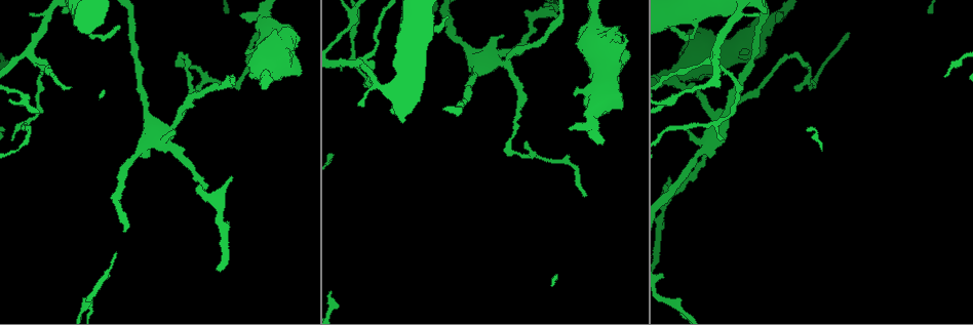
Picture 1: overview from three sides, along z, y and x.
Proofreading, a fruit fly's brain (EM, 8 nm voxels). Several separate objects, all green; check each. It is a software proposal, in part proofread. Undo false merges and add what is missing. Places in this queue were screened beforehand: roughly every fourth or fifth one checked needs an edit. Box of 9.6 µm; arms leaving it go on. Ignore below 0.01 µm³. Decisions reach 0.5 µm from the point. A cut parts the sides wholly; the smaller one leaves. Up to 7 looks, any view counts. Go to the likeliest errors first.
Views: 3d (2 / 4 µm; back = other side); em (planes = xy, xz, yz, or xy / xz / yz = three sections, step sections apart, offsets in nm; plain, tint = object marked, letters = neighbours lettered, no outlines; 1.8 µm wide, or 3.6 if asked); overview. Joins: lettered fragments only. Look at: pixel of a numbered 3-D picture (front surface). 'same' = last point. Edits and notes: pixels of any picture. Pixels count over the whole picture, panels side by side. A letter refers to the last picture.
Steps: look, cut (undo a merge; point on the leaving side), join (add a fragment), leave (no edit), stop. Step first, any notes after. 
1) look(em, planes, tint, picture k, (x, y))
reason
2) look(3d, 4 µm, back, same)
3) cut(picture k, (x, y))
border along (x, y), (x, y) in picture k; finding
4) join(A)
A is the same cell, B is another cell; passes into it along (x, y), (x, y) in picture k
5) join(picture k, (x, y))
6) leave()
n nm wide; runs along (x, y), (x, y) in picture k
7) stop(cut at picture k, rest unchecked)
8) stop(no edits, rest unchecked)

look(em, planes, tint, picture 1, (28, 54))
four arms meet

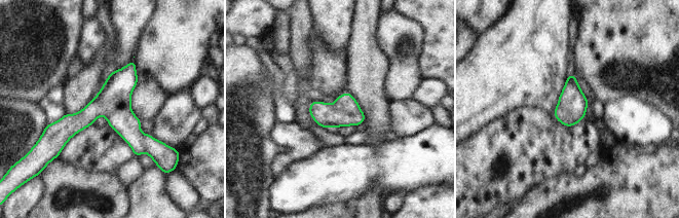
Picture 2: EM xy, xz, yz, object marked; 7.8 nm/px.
look(em, planes, letters, same)
see the neighbours

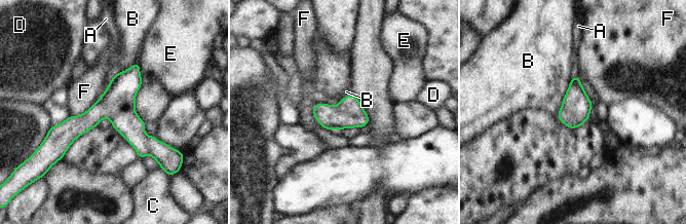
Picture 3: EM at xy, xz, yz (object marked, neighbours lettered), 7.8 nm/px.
leave()
220 nm wide; A, B, C, D, E and F are other cells; border along (574, 75), (557, 115) in picture 3; one cell here

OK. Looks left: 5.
look(3d, 4 µm, picture 1, (504, 35))
branch stops here

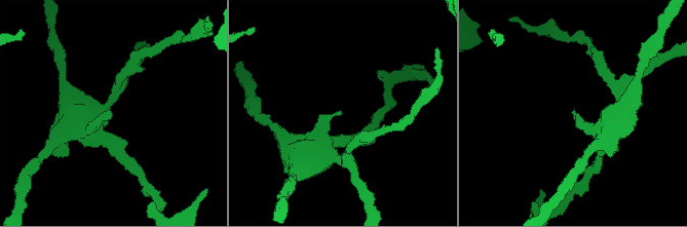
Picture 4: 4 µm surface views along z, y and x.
look(em, yz, step 8, letters, picture 4, (339, 111))
need the tissue

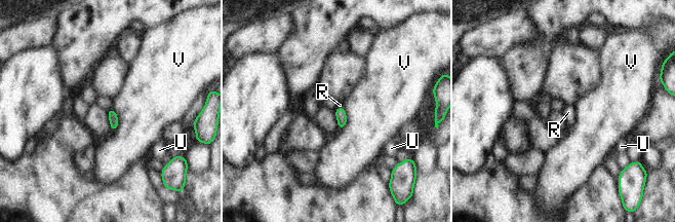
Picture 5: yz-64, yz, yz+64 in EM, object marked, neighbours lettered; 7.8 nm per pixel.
look(em, planes, letters, same)

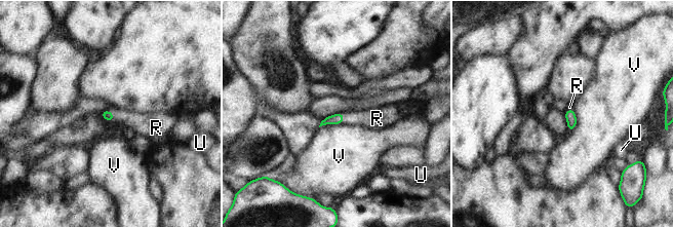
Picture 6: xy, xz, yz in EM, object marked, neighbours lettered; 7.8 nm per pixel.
join(R)
R is the same cell, U and V are other cells; the cell continues

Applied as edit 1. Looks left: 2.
stop(join at picture 6, rest unchecked)

